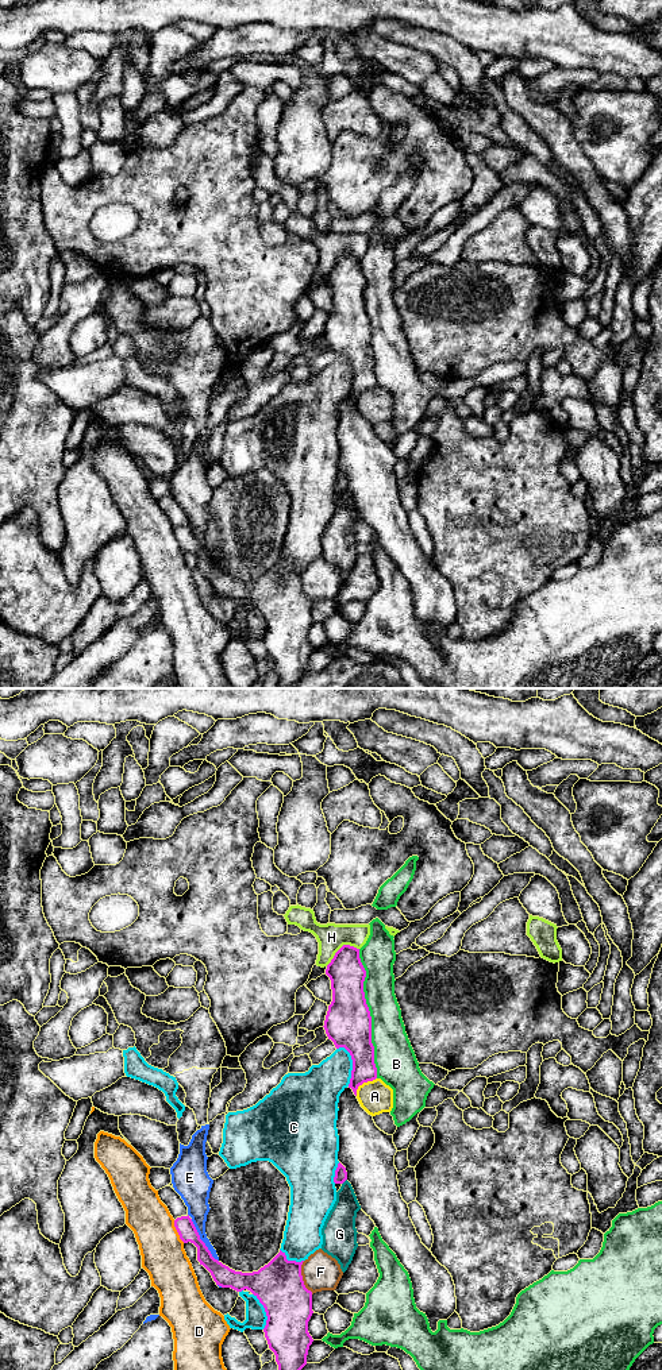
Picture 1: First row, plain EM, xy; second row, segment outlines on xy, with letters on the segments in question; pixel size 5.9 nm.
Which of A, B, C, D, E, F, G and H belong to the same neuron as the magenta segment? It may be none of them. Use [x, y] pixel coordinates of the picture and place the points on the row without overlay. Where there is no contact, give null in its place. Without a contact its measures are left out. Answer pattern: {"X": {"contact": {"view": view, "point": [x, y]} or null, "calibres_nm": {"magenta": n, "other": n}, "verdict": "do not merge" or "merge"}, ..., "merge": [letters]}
{"A": {"contact": {"view": "xy", "point": [362, 392]}, "calibres_nm": {"magenta": 160, "other": 190}, "verdict": "do not merge"}, "B": {"contact": {"view": "xy", "point": [369, 323]}, "calibres_nm": {"magenta": 280, "other": 220}, "verdict": "do not merge"}, "C": {"contact": {"view": "xy", "point": [353, 374]}, "calibres_nm": {"magenta": 280, "other": 260}, "verdict": "do not merge"}, "D": {"contact": {"view": "xy", "point": [177, 540]}, "calibres_nm": {"magenta": 110, "other": 260}, "verdict": "do not merge"}, "E": {"contact": {"view": "xy", "point": [201, 550]}, "calibres_nm": {"magenta": 120, "other": 140}, "verdict": "do not merge"}, "F": {"contact": {"view": "xy", "point": [301, 586]}, "calibres_nm": {"magenta": 300, "other": 220}, "verdict": "do not merge"}, "G": {"contact": {"view": "xy", "point": [345, 489]}, "calibres_nm": {"magenta": 80, "other": 180}, "verdict": "do not merge"}, "H": {"contact": {"view": "xy", "point": [341, 257]}, "calibres_nm": {"magenta": 220, "other": 170}, "verdict": "do not merge"}, "merge": []}

